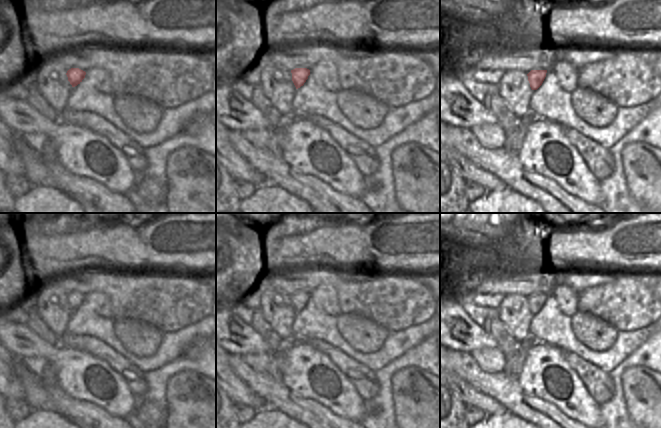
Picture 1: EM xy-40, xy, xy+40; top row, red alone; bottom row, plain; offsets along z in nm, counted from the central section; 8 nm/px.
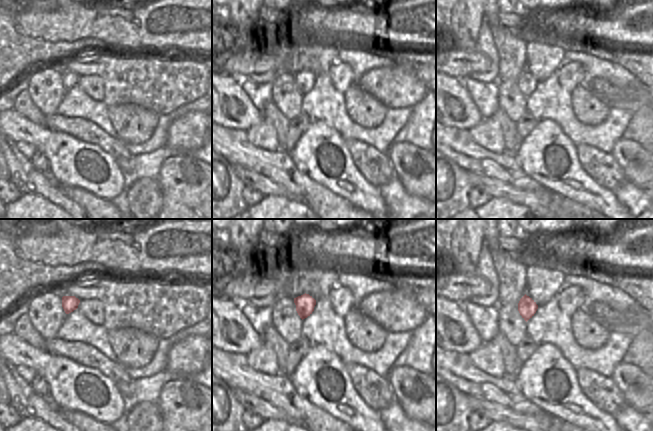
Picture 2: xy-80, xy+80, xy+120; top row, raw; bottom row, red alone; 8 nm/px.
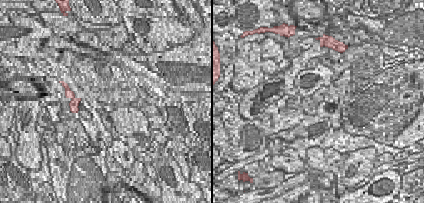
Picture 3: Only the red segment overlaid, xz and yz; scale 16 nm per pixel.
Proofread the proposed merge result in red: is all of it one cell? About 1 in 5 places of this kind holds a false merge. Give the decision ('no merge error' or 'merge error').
no merge error

